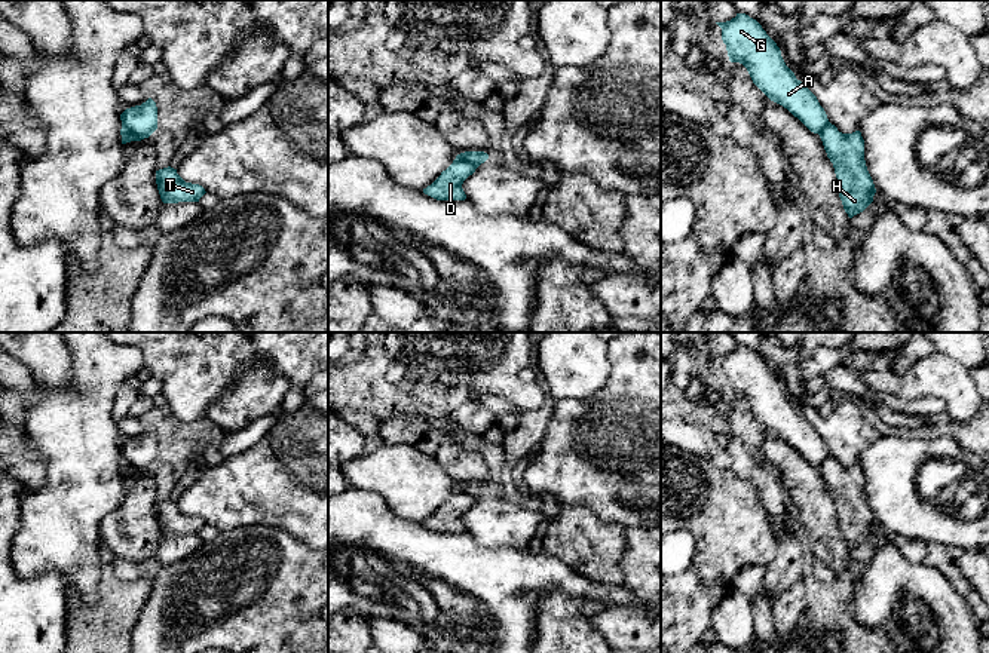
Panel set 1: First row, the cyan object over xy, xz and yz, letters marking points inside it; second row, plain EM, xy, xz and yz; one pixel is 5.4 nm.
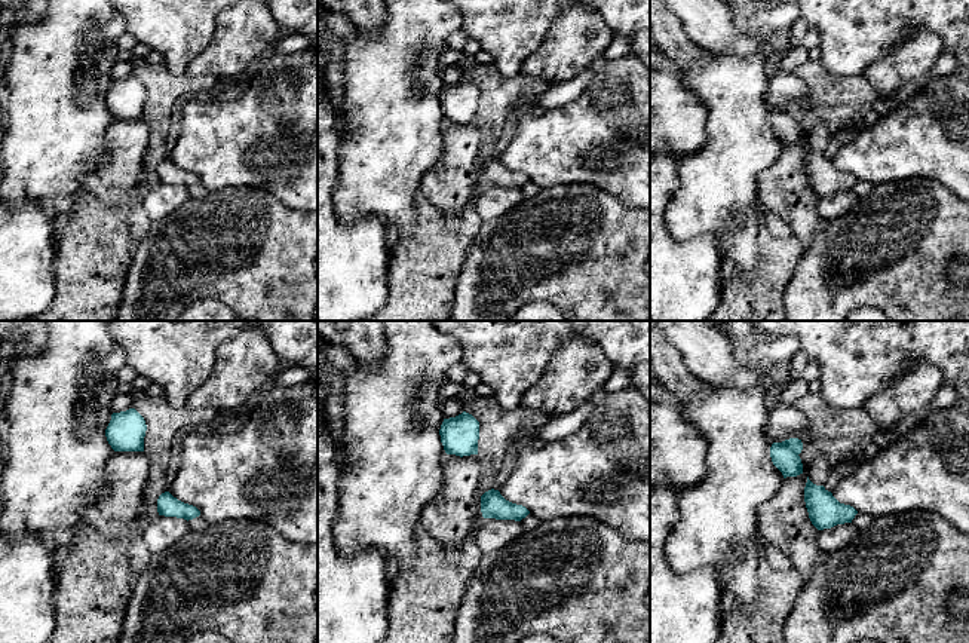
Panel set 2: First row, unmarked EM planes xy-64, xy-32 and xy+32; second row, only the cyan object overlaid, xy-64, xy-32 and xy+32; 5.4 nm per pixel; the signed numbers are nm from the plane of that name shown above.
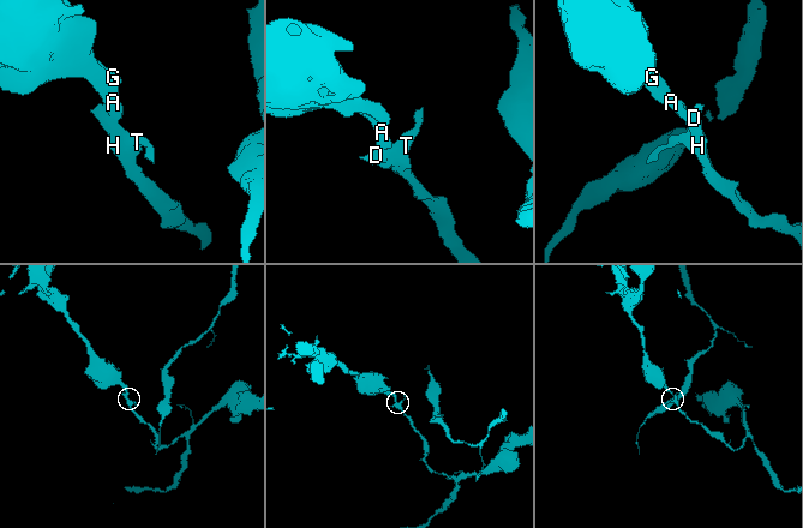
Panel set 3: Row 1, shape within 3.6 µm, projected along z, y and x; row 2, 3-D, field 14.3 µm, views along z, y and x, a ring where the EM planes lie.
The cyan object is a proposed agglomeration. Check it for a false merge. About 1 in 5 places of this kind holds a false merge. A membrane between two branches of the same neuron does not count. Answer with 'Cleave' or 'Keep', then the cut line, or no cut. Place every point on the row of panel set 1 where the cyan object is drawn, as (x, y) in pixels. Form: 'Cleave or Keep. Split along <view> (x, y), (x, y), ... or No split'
Cleave. Split along xy (122, 125), (143, 138)

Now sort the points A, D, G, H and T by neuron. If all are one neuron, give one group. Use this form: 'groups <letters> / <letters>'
groups A G / D H T

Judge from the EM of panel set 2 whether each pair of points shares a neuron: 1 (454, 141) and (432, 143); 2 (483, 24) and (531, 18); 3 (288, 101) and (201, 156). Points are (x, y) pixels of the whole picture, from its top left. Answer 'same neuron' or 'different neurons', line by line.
1: different neurons
2: same neuron
3: same neuron

